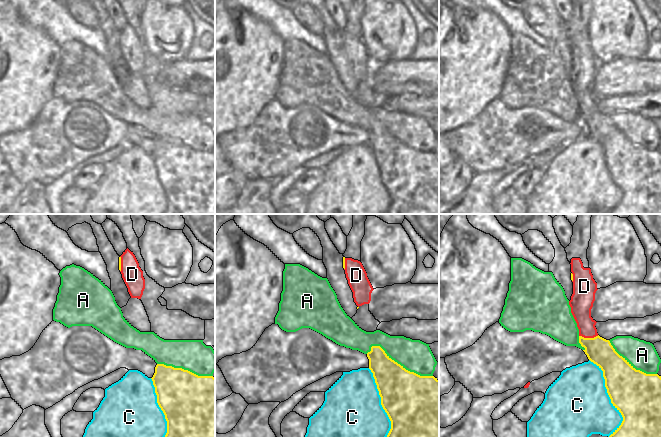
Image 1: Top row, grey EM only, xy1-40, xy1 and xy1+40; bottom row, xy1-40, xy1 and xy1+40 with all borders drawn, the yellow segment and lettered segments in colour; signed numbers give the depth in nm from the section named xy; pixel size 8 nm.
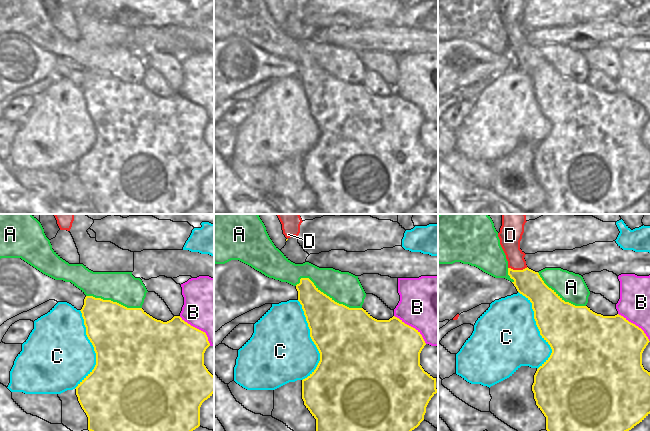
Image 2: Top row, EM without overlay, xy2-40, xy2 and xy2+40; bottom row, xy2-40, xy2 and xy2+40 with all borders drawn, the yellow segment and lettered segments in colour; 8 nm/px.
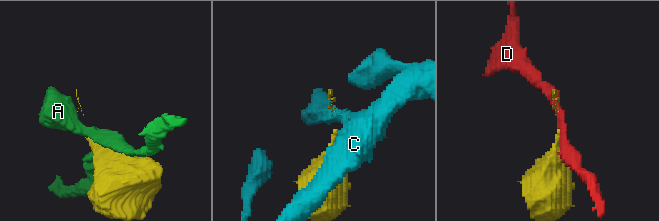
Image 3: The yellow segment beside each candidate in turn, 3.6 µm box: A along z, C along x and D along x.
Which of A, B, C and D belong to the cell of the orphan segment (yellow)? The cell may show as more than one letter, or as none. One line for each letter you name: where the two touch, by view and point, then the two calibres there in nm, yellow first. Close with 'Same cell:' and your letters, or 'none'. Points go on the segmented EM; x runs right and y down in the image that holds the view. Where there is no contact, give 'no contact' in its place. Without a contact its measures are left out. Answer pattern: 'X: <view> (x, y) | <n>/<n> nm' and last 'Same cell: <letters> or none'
Same cell: none

